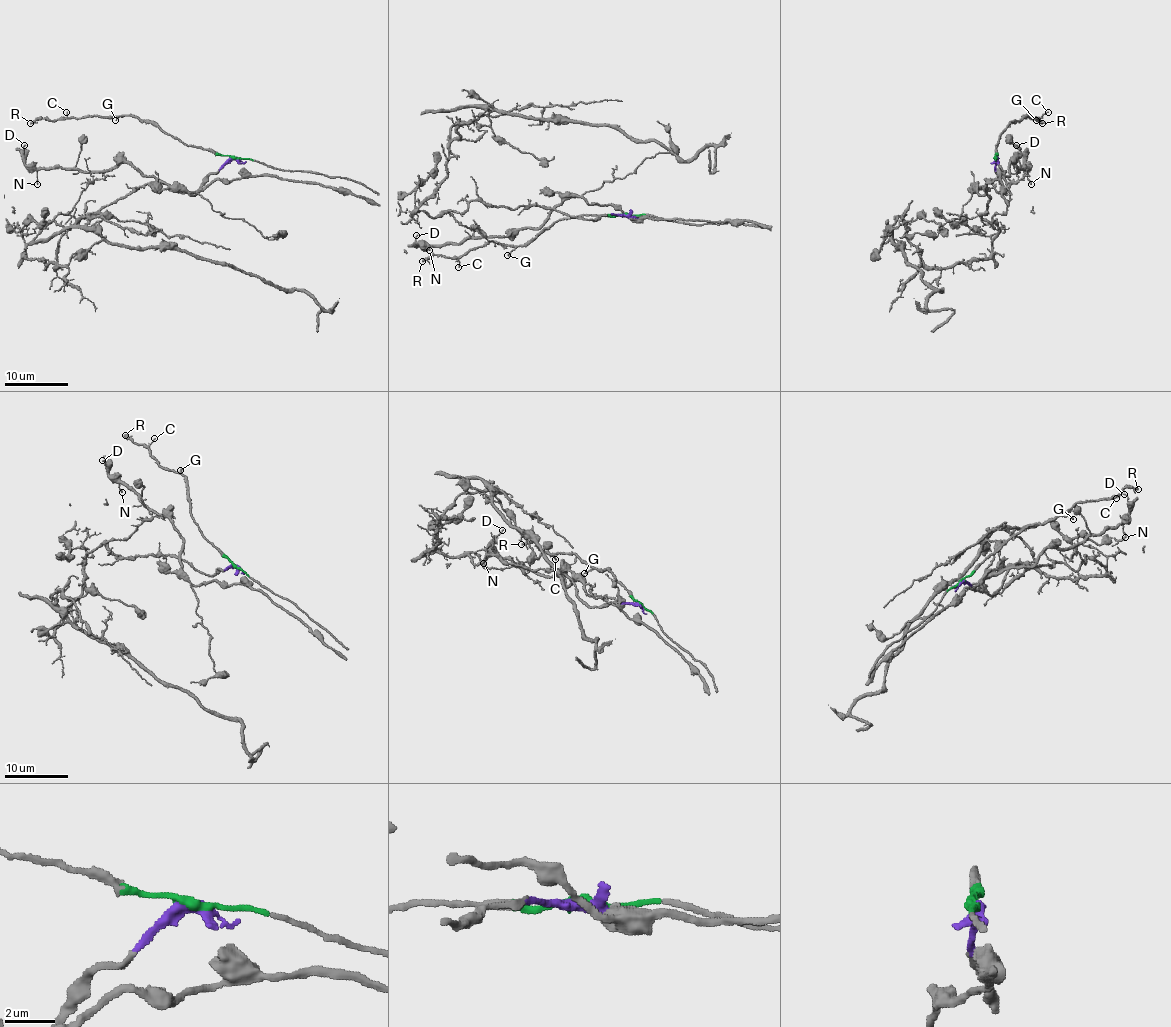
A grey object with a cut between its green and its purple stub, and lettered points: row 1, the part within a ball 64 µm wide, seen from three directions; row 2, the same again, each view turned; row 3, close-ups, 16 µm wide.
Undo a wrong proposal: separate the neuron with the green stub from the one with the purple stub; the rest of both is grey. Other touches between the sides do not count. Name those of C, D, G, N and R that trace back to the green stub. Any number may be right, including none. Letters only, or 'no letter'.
C, G, R

